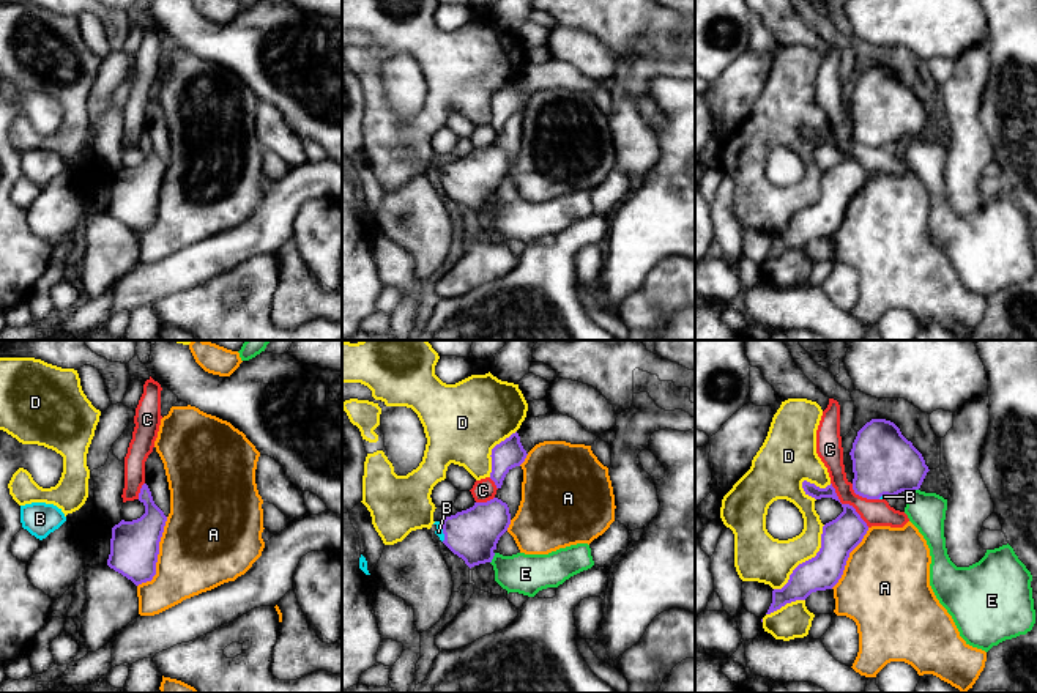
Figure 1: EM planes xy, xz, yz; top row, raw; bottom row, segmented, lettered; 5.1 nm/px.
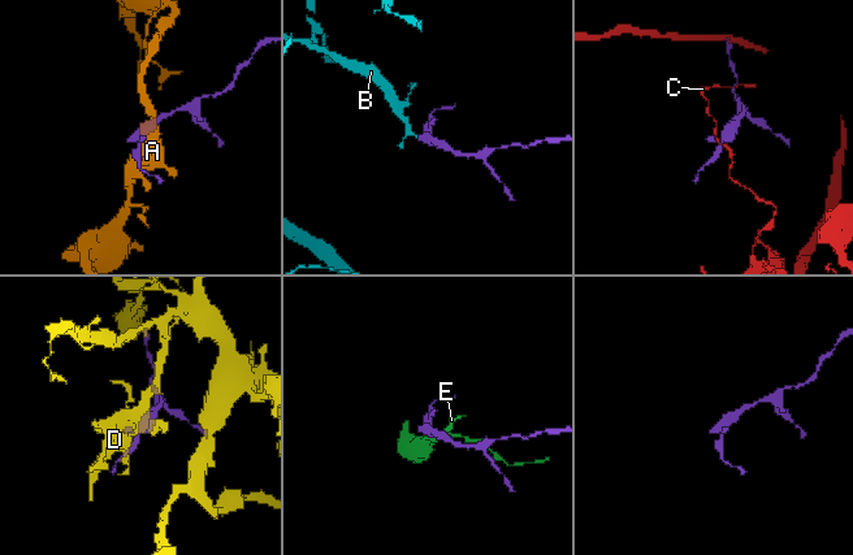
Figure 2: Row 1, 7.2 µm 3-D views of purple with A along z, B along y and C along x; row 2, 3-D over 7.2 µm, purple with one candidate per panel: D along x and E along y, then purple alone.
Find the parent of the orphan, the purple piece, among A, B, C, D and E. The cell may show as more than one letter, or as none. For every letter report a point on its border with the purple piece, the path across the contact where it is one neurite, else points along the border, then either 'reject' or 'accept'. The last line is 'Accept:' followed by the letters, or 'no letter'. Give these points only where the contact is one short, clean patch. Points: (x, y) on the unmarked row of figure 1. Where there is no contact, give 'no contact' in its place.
A: contact xy (158, 200); reject
B: contact xz (443, 178); way xz (472, 181), (443, 178), (438, 178); accept
C: contact yz (847, 151); reject
D: contact yz (809, 207); reject
E: contact xz (492, 205); border xz (495, 200), (490, 210); reject
Accept: B

